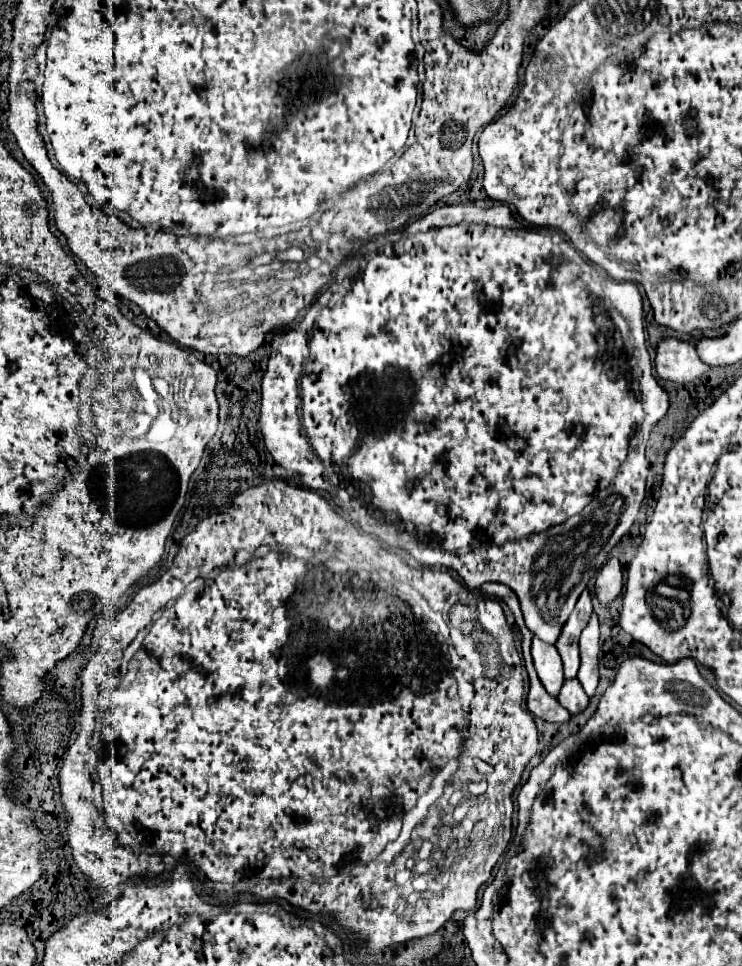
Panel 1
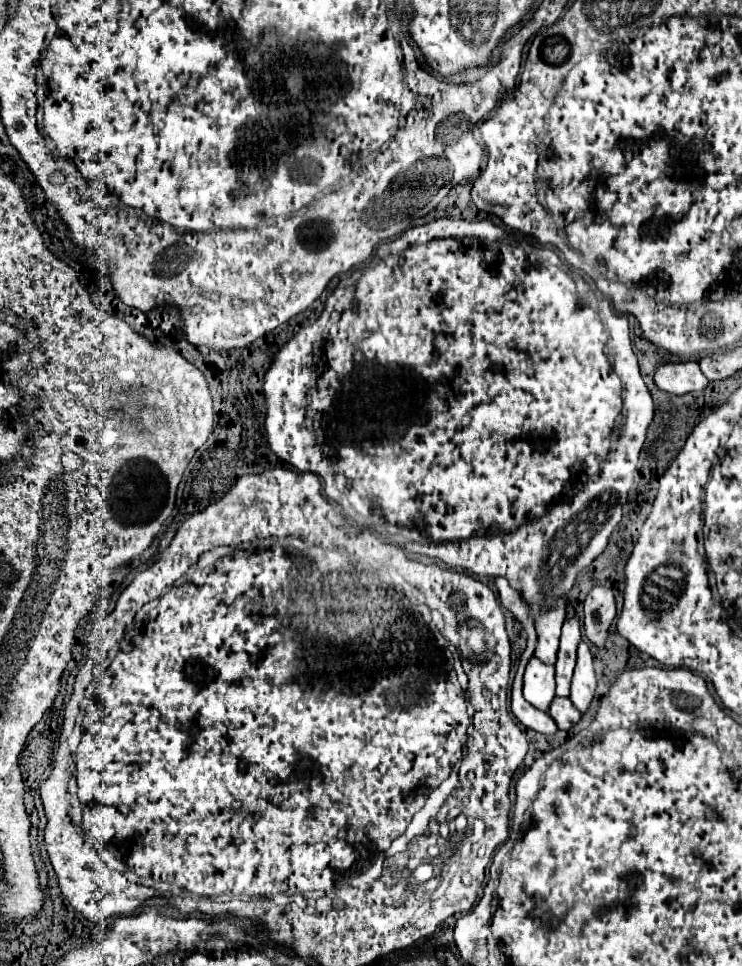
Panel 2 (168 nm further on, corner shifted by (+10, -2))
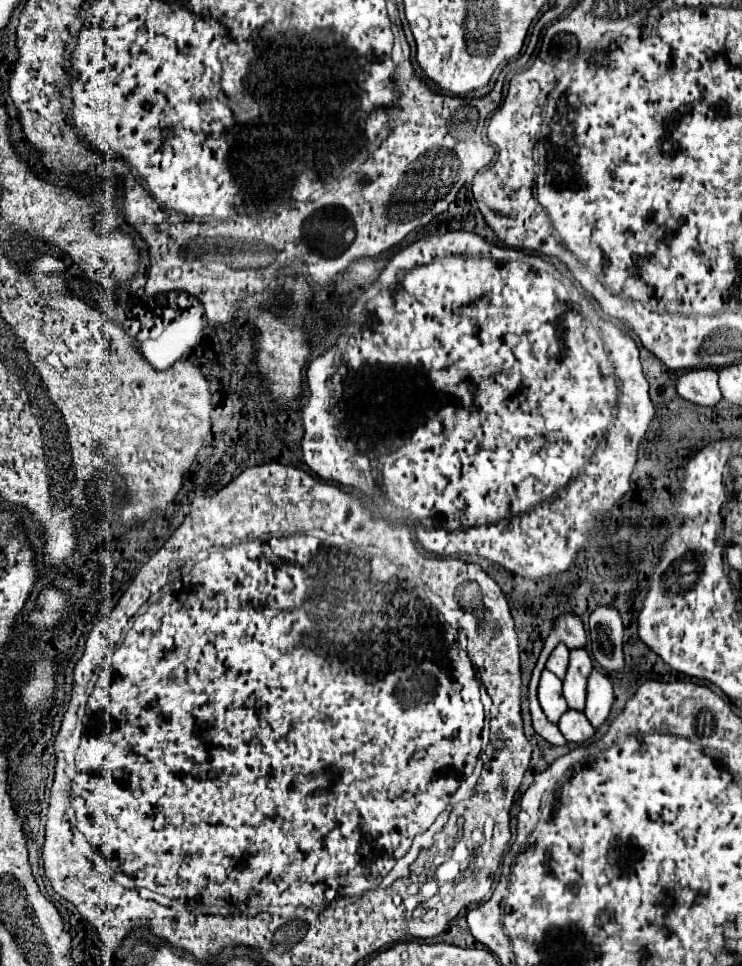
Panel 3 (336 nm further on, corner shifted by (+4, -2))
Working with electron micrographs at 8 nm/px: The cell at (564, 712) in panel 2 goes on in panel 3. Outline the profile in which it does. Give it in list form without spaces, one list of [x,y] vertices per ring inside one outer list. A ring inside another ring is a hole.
[[[568,709],[560,717],[558,727],[560,727],[562,735],[566,737],[566,741],[570,741],[570,743],[584,743],[586,739],[590,739],[594,735],[594,727],[586,719],[586,715],[576,709]]]

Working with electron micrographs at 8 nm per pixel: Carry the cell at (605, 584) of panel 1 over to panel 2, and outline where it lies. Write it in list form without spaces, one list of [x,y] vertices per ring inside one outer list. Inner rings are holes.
[[[594,587],[584,601],[584,635],[598,649],[604,647],[614,617],[614,593],[606,587]]]

